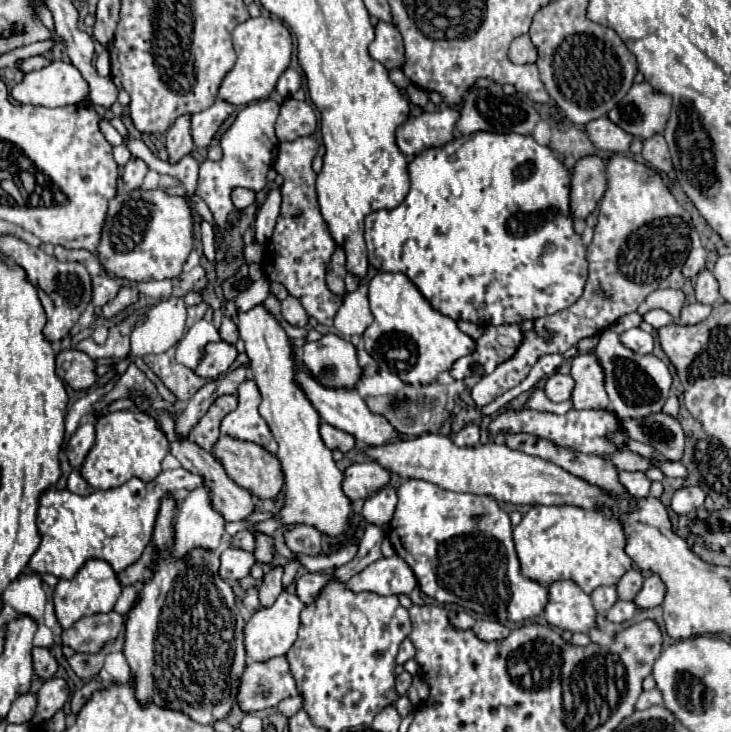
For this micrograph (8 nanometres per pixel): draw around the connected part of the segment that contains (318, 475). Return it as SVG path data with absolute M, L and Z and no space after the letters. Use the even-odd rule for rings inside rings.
M264 304L250 308L248 312L238 312L240 340L244 342L244 352L250 360L250 376L258 384L262 394L260 416L266 420L270 432L278 442L278 460L284 472L286 502L278 518L266 522L248 524L240 522L240 530L252 530L260 534L274 534L280 524L310 524L324 534L342 536L348 530L348 518L352 514L350 500L342 494L342 470L336 468L332 452L324 446L318 426L320 416L306 398L304 390L296 384L296 356L294 344L280 326L280 320L272 316Z

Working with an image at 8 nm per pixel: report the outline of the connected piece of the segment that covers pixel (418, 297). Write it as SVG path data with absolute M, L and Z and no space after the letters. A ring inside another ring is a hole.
M378 272L368 284L368 300L374 322L362 334L366 352L378 362L380 370L388 370L412 386L434 382L440 372L450 370L458 358L470 354L476 346L452 318L432 308L406 274Z

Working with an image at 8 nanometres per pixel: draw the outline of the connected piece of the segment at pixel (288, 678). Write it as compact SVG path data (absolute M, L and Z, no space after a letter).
M284 656L246 664L236 694L242 712L260 712L290 696L298 696L298 690Z

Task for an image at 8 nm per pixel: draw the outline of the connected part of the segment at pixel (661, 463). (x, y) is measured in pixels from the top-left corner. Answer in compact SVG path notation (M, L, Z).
M650 458L650 464L652 466L658 466L664 476L678 476L678 478L686 478L686 468L682 466L682 462L668 462L668 460L656 460L656 458Z

